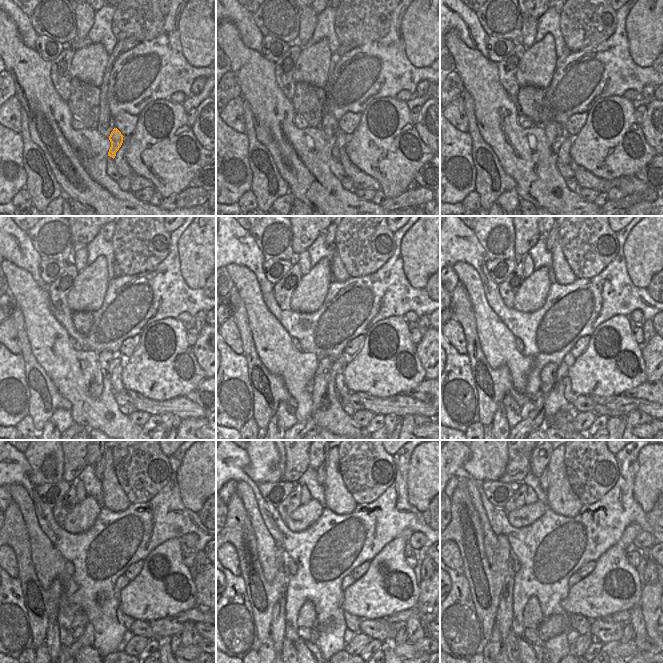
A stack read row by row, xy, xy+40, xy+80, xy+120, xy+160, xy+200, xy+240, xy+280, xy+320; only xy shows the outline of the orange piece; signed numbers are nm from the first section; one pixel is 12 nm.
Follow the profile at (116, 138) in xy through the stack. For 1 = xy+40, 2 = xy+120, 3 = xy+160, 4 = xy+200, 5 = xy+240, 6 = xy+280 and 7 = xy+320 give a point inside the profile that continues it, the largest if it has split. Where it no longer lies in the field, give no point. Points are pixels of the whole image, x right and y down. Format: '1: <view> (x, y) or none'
1: xy+40 (341, 140)
2: xy+120 (117, 384)
3: xy+160 (341, 386)
4: xy+200 (570, 396)
5: xy+240 (122, 618)
6: xy+280 (353, 622)
7: xy+320 (581, 624)

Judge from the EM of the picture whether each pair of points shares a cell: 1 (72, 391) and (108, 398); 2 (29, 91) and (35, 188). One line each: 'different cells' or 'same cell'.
1: same cell
2: different cells

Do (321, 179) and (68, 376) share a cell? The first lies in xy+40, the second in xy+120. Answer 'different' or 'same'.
same

